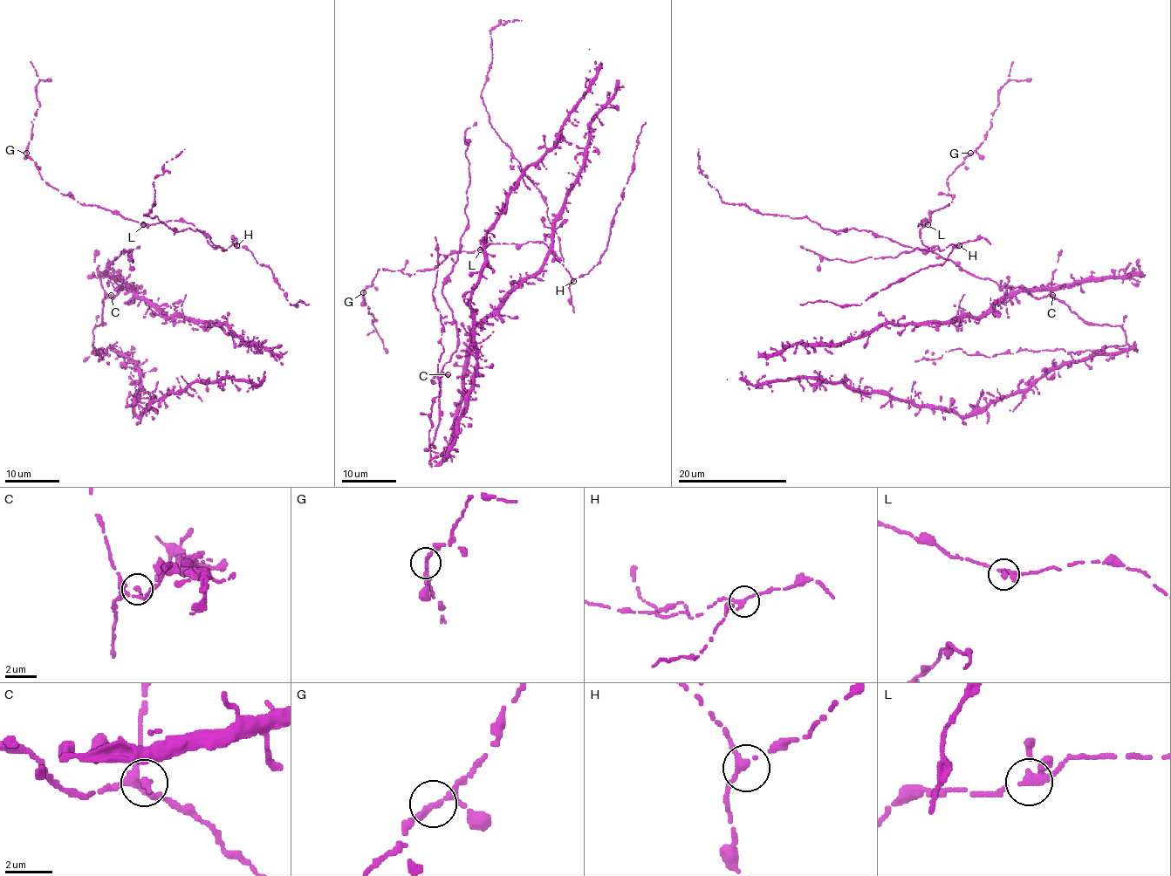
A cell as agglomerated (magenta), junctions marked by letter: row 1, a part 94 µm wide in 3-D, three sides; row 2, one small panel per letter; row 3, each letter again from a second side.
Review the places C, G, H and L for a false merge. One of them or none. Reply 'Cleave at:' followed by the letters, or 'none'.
Cleave at: none

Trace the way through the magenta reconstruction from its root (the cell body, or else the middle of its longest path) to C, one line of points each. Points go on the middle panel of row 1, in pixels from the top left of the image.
C: (453, 354), (441, 369), (448, 374)

